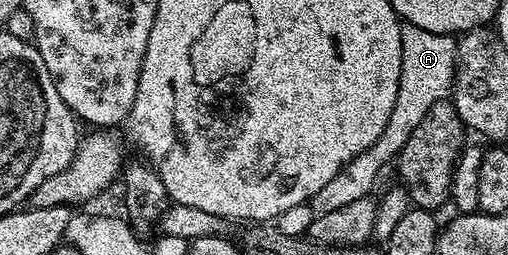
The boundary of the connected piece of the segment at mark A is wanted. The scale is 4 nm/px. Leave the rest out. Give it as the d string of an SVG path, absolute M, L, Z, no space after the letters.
M408 23L402 24L401 38L403 39L403 59L399 71L399 95L395 95L395 107L391 107L391 119L387 119L387 127L383 127L383 135L379 135L379 139L375 139L375 143L371 143L371 147L367 147L367 151L355 155L355 159L351 159L351 163L343 166L339 175L335 175L335 179L331 179L331 183L327 183L322 189L315 191L311 202L314 214L336 211L338 207L355 203L355 199L370 196L374 192L372 189L373 184L377 181L377 176L388 165L390 168L391 163L396 162L398 155L401 154L407 143L407 139L411 139L411 131L415 131L415 127L419 127L419 122L423 120L423 115L427 115L427 110L430 107L435 107L435 103L450 100L453 92L453 76L455 75L456 40L450 34L423 31L423 27L415 27Z

